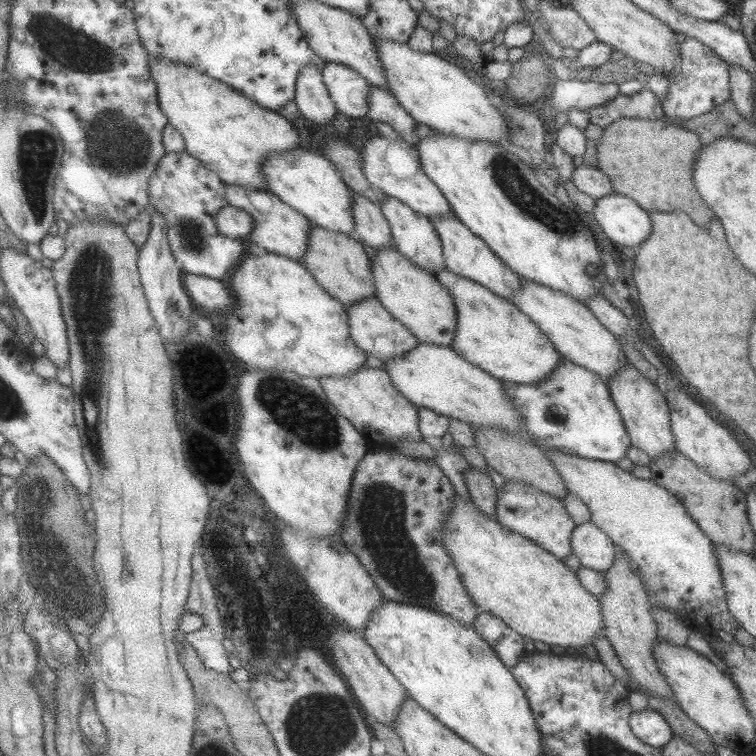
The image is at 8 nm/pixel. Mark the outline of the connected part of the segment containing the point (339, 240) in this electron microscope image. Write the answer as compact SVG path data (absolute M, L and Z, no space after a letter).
M315 225L310 234L311 250L303 262L314 273L320 284L338 300L344 301L349 307L366 298L378 297L378 285L372 267L372 256L366 252L366 246L356 236L346 232L330 230Z

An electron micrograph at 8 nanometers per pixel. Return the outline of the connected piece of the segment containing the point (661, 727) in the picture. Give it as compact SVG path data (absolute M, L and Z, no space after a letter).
M652 708L633 711L629 726L640 741L656 748L662 748L676 736L664 715Z

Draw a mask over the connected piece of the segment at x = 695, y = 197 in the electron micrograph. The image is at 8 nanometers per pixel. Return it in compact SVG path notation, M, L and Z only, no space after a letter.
M620 118L610 127L604 128L604 131L601 141L597 144L596 168L610 178L614 193L632 198L647 211L672 212L682 208L702 228L710 226L714 212L708 208L708 203L700 196L693 182L694 162L704 146L699 138L701 131L685 130L683 126L680 127L665 118L657 120Z

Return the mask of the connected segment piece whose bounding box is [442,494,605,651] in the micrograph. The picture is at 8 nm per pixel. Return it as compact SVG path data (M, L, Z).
M456 494L454 506L444 524L442 540L452 560L455 561L473 602L481 608L482 612L490 612L500 618L522 637L528 636L533 640L540 640L551 645L555 650L573 647L582 651L583 647L594 644L594 640L604 632L605 625L599 598L584 588L576 572L572 571L564 560L524 536L510 531L510 528L502 526L498 520L486 516L466 496Z

